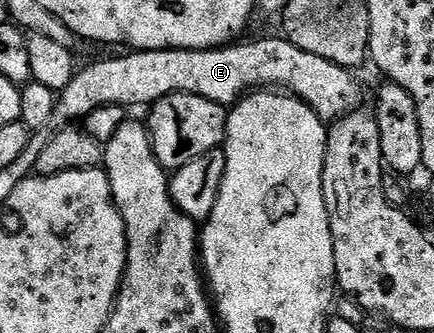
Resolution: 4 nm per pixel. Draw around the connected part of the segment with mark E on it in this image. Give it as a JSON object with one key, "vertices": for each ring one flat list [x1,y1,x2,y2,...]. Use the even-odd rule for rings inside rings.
{"vertices":[[284,35,269,36,266,40,249,40,246,44,234,42,219,48,164,48,163,50,126,51,126,56,109,56,106,60,97,60,86,68,78,67,65,88,60,89,53,107,52,123,65,126,77,122,91,110,106,108,112,104,126,110,132,109,132,104,152,106,157,100,176,92,191,94,199,98,207,98,222,106,232,106,246,94,254,90,284,90,297,99,302,100,320,120,332,122,338,116,344,116,354,107,357,100,357,80,350,69,339,66,335,62,327,62,327,58,319,58,319,54,307,54,307,50,299,50]]}

